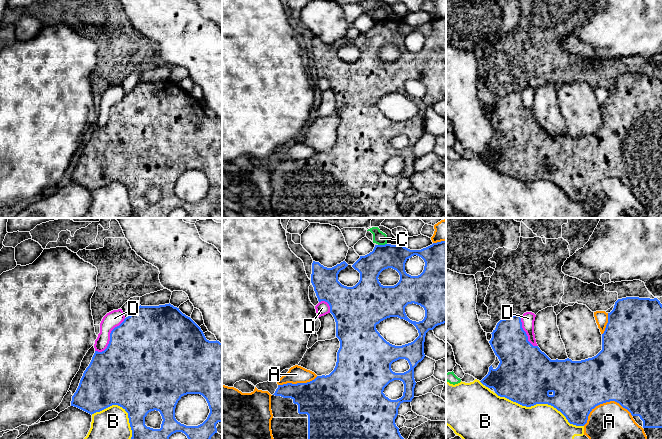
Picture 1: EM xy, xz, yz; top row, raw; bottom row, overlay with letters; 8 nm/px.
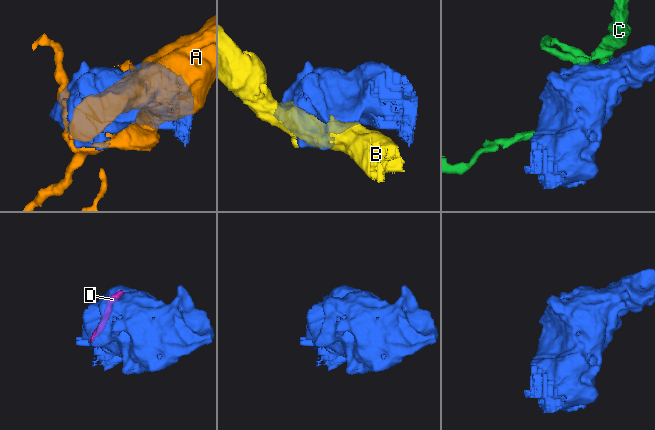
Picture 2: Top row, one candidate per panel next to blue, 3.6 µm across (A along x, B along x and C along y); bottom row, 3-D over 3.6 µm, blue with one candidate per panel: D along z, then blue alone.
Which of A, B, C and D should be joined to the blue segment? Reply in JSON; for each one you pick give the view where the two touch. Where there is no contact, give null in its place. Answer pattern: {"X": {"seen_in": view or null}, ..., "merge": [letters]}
{"merge": []}

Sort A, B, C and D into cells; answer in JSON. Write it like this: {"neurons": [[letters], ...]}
{"neurons": [["A"], ["B", "D"], ["C"]]}

